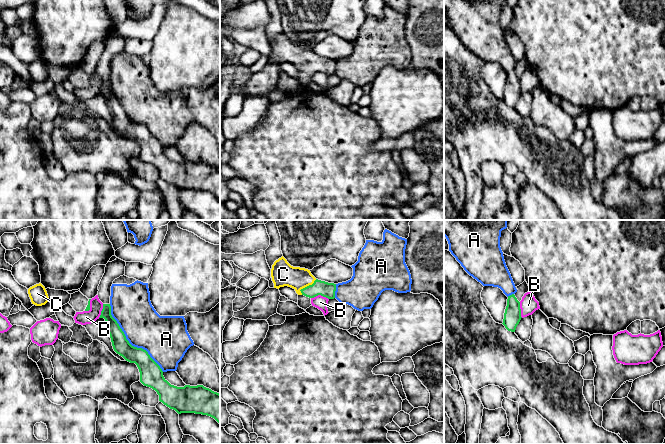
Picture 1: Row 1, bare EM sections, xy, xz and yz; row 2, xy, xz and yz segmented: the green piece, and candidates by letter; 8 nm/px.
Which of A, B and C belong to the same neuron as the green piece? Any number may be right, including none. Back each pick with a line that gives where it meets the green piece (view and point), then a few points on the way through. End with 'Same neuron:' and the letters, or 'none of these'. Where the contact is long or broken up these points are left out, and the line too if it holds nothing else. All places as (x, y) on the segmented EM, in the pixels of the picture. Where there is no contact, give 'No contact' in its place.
C: Touches green at xz (307, 286). Path across: xz (325, 289), (307, 286), (300, 279), (283, 274)
Same neuron: C

